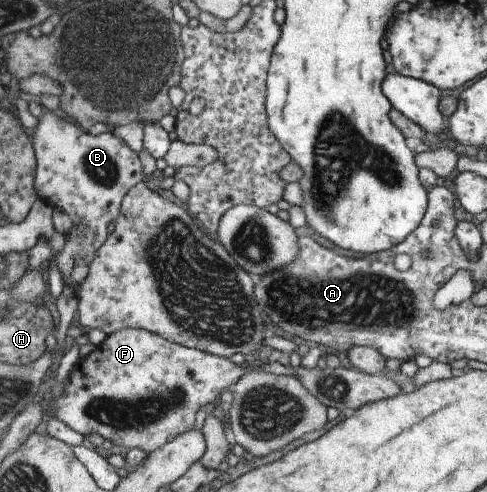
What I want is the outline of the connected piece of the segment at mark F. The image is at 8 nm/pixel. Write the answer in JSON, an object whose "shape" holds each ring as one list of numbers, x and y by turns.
{"shape":[[123,329,121,331,114,332,114,334,107,335,104,339,104,341,97,346,97,348,89,354,89,356,85,357,83,360,80,360,80,362,77,362,73,368,70,371,70,377,67,378,67,382,65,383,65,394,63,395,62,398,60,398,56,402,56,414,55,417,58,419,61,419,63,422,66,422,71,428,74,428,77,432,80,432,81,434,84,434,84,436,87,436,87,434,99,434,103,440,109,440,112,444,123,446,123,448,130,448,130,449,136,449,140,448,141,450,144,450,146,453,150,453,151,451,157,450,159,447,162,447,166,442,169,442,170,440,173,440,178,434,184,433,189,431,190,429,194,428,194,420,195,420,195,413,199,409,206,409,206,408,211,408,213,407,217,401,219,395,224,391,230,388,230,386,236,381,239,380,240,376,243,376,243,374,249,372,249,371,255,371,252,368,247,368,245,370,245,366,243,364,246,361,240,365,235,365,229,361,229,359,223,358,223,357,218,357,215,355,210,355,209,353,204,353,203,351,197,350,197,349,192,349,189,347,184,347,183,345,177,344,177,343,172,343,171,341,165,340,162,336,159,336,157,333,150,333,147,332,145,329]]}

